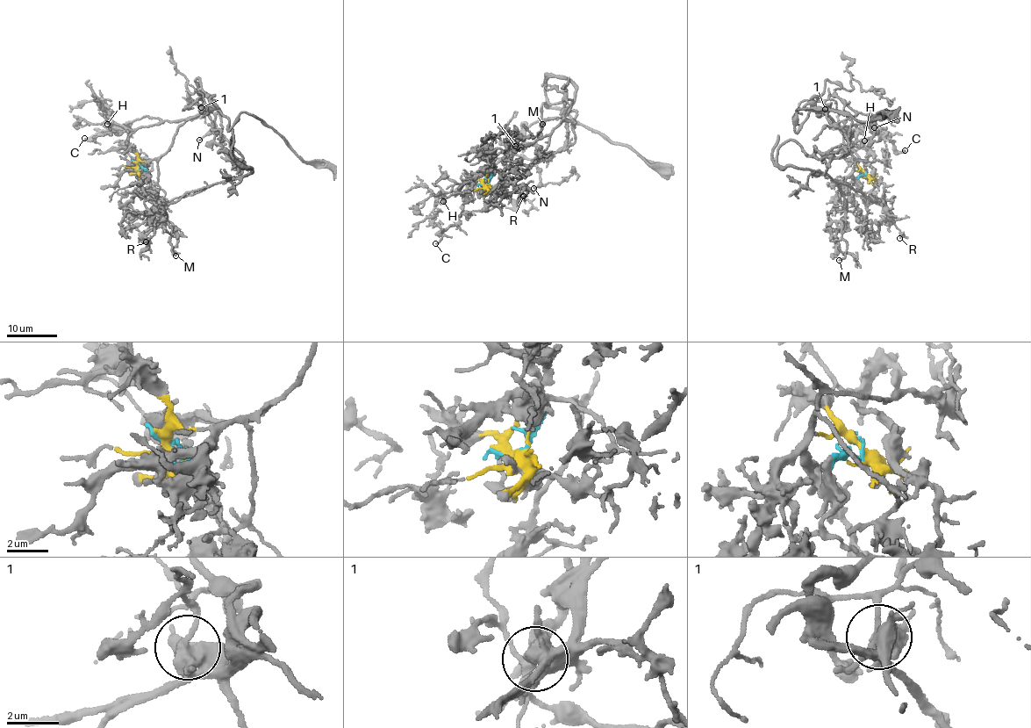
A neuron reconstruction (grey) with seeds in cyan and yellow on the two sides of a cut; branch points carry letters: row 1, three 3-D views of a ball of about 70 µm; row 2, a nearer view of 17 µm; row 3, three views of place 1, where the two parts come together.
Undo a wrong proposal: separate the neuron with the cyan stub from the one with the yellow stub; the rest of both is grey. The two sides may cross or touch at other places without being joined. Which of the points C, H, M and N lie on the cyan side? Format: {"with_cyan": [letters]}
{"with_cyan": ["M"]}

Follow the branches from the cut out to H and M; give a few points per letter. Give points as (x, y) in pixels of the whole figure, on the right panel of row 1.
H: (865, 175), (854, 169), (855, 165), (836, 124), (852, 145), (859, 133), (864, 141)
M: (865, 173), (858, 177), (856, 192), (843, 204), (841, 228), (847, 242), (846, 256), (839, 261)

